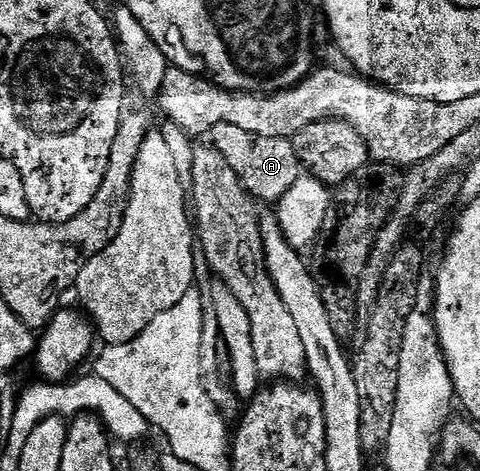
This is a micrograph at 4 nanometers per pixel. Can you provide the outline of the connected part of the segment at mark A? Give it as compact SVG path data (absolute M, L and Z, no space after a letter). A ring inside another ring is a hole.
M222 123L209 132L209 143L218 149L225 161L229 161L229 165L233 165L233 173L237 173L251 198L260 204L278 204L301 177L301 164L291 139L261 137L257 133L240 129L237 125Z

